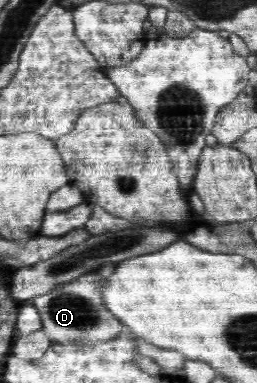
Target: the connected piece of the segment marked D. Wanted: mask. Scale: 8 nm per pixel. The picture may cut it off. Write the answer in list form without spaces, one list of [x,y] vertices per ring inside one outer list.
[[[96,272],[79,276],[74,280],[56,285],[44,294],[33,296],[32,304],[42,316],[43,329],[54,343],[84,343],[94,340],[110,340],[127,330],[110,312],[106,312],[99,300],[99,281]]]

